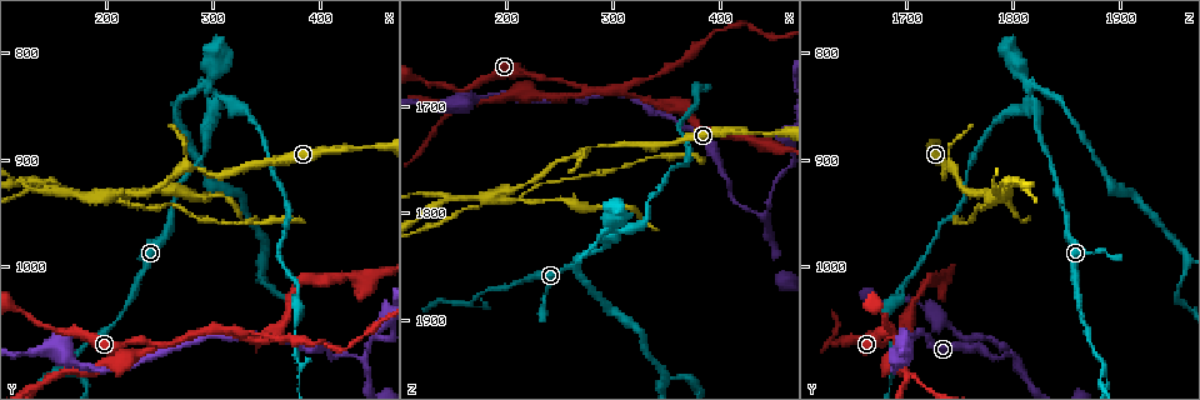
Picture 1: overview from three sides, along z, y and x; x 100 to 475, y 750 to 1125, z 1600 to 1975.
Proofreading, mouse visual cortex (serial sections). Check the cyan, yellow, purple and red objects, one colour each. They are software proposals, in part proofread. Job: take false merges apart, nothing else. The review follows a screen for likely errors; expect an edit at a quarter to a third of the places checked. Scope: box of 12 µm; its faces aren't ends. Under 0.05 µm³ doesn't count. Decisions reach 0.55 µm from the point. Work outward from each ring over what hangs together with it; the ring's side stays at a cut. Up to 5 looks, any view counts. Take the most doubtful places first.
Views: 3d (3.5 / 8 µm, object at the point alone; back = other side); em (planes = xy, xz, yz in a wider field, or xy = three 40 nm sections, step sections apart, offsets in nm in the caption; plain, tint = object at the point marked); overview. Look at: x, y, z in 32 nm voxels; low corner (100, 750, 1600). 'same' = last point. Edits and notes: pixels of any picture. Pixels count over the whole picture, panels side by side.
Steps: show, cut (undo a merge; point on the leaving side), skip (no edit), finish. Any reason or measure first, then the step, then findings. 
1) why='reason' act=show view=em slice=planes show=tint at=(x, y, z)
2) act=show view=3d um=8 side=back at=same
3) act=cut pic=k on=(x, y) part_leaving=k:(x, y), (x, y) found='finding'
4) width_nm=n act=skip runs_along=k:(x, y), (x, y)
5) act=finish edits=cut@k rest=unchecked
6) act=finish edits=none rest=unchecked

why='a fork' act=show view=3d um=8 at=(440, 1084, 1800)

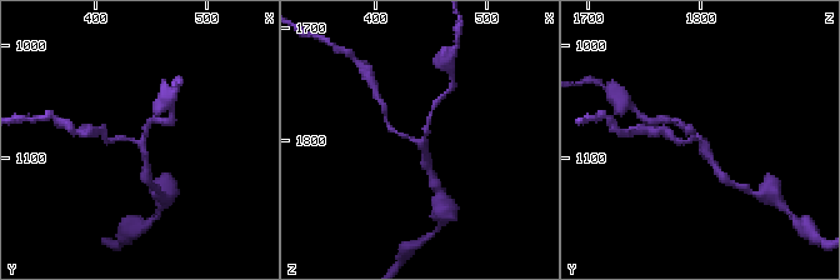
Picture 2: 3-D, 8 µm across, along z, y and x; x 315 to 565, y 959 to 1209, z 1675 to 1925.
arms=3 arm_widths_nm=150,200,200 why='shape alone is not enough' act=show view=em slice=xy step=5 show=tint at=(440, 1086, 1802)

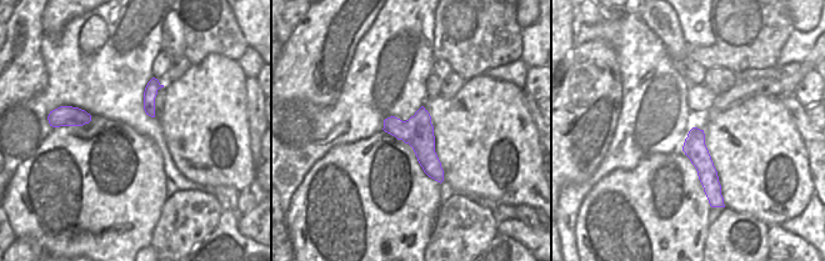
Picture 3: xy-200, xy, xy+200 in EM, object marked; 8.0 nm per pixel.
act=skip runs_along=2:(108, 141), (141, 141), (149, 120) found='continuous, no second cell'

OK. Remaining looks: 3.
why='a narrow waist' act=show view=3d um=3.5 at=(284, 906, 1740)

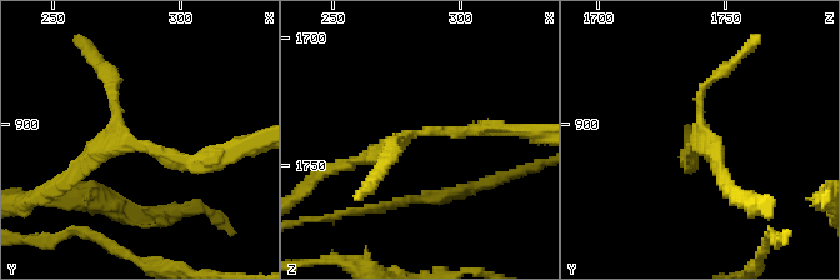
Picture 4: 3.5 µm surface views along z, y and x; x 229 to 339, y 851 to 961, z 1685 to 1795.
act=show view=em slice=planes show=tint at=(282, 908, 1738)

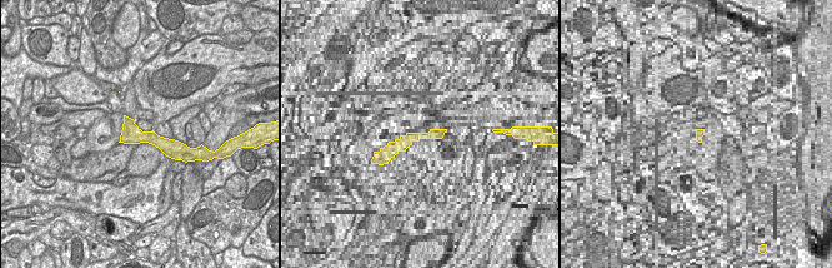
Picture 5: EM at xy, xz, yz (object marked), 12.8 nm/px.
act=skip runs_along=5:(126, 120), (140, 137), (179, 145) found='all the same cell'

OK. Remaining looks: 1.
act=finish edits=none rest=unchecked

